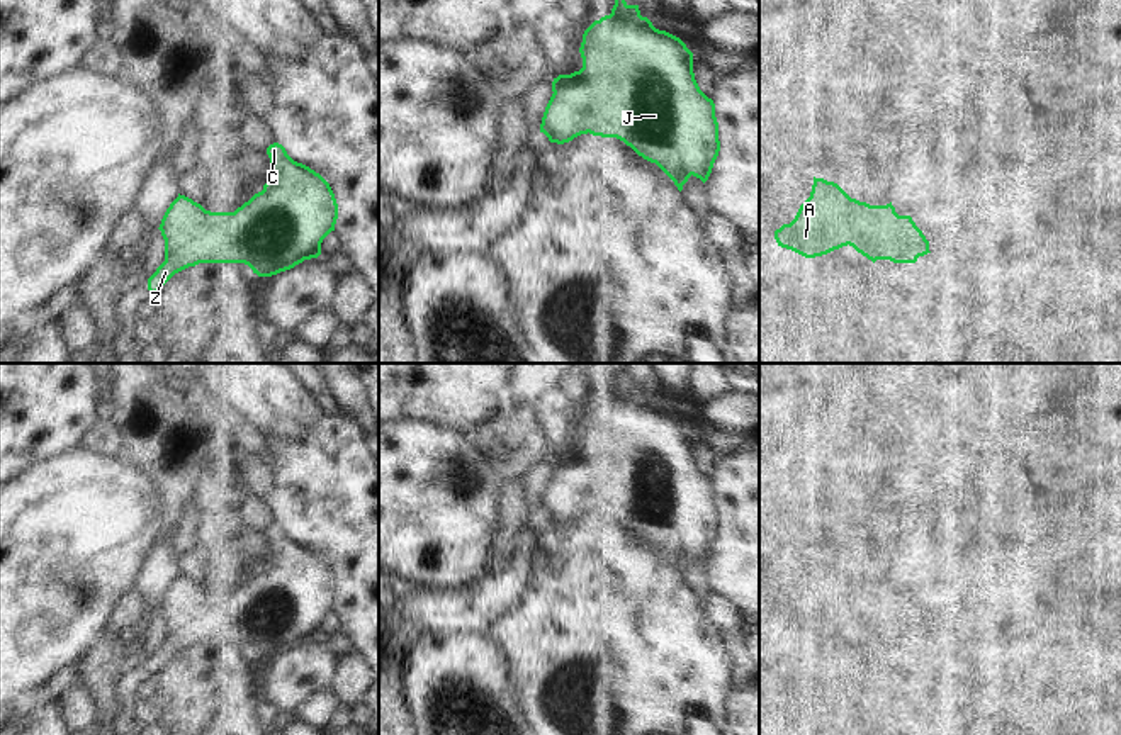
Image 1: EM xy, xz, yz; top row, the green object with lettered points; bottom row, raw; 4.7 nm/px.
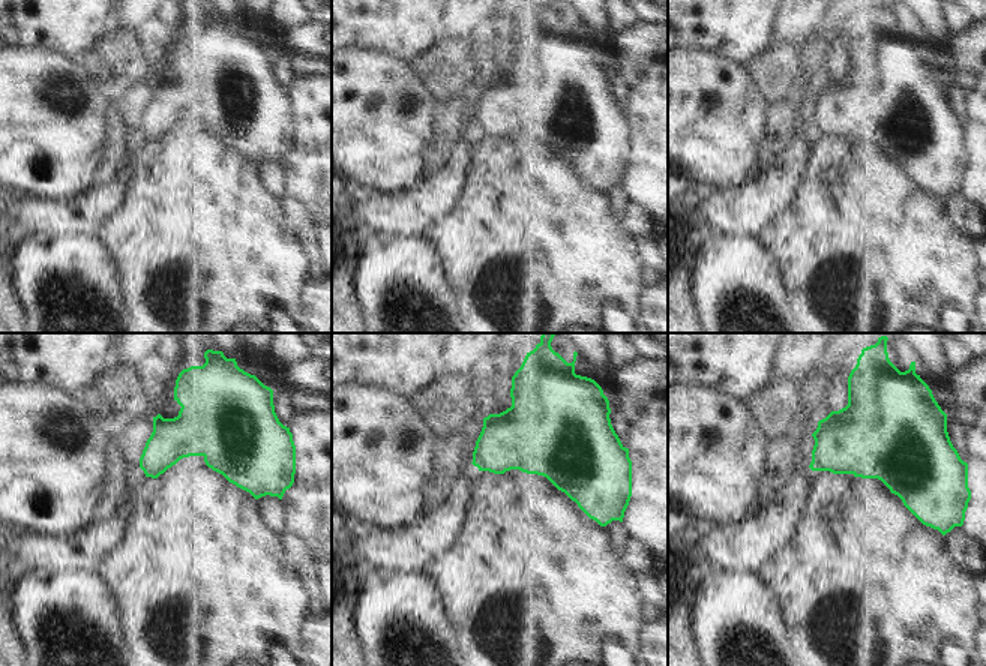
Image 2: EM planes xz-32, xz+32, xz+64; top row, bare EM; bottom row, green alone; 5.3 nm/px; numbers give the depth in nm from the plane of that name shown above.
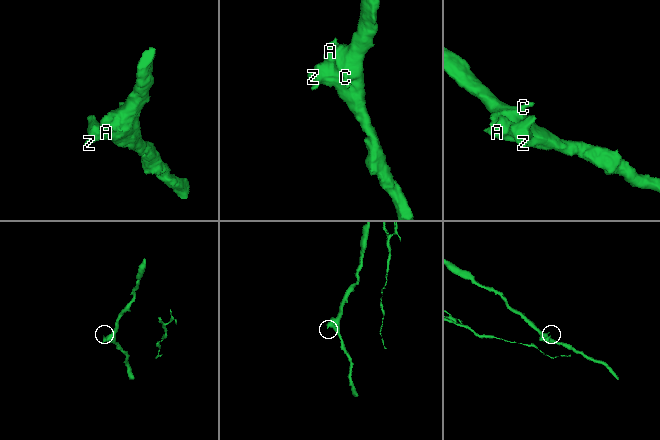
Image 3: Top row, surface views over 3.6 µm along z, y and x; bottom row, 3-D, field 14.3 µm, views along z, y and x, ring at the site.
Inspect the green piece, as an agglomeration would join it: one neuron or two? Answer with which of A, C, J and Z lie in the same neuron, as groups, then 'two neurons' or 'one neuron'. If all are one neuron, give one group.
A C J Z; one neuron

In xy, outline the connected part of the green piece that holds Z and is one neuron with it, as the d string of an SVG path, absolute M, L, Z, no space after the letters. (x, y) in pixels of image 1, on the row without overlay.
M267 528L272 557L234 592L211 592L180 575L166 589L160 611L165 620L165 642L148 659L148 670L156 674L175 654L199 643L245 643L258 657L290 650L304 640L321 635L323 620L335 611L338 584L330 564L309 547L294 541L285 528Z

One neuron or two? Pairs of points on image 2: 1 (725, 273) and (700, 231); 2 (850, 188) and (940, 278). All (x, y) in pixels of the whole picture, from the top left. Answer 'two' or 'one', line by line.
1: two
2: one

